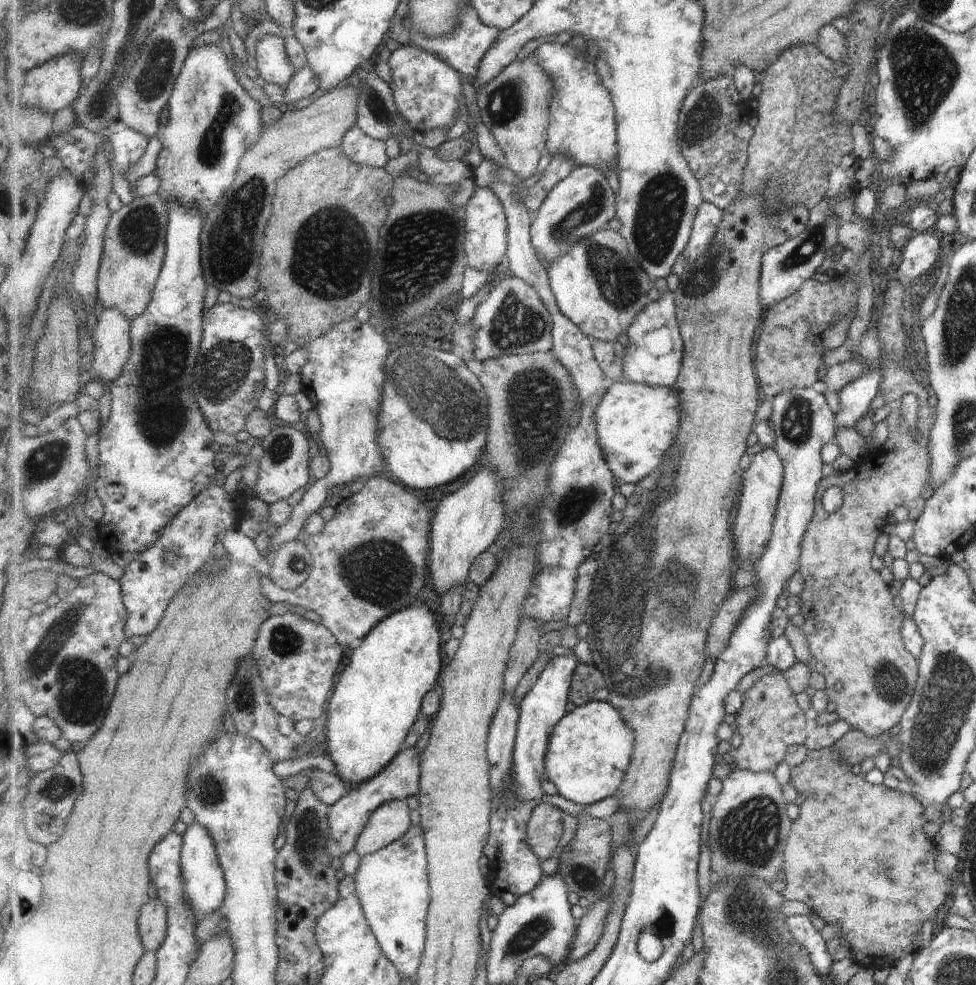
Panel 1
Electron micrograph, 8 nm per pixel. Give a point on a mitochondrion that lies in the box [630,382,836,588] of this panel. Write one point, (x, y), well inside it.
(796, 417)

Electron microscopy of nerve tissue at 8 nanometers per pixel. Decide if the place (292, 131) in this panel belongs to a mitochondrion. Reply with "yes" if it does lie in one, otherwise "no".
no

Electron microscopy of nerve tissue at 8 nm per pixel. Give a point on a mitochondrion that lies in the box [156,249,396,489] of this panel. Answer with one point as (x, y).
(227, 362)

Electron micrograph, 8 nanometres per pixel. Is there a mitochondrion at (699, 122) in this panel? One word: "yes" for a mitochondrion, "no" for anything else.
yes

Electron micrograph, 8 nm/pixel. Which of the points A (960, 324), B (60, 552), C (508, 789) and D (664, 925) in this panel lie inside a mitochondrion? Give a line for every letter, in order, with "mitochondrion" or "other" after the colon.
A: mitochondrion
B: other
C: other
D: other

